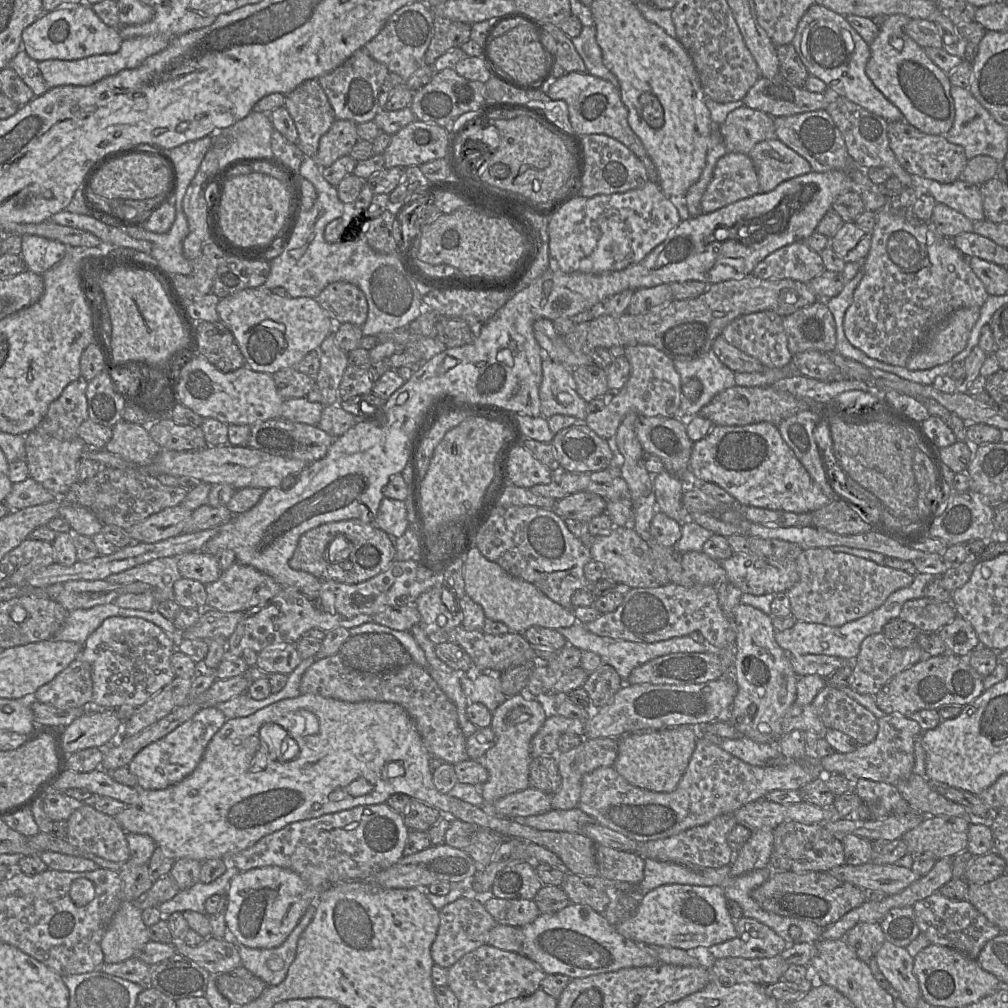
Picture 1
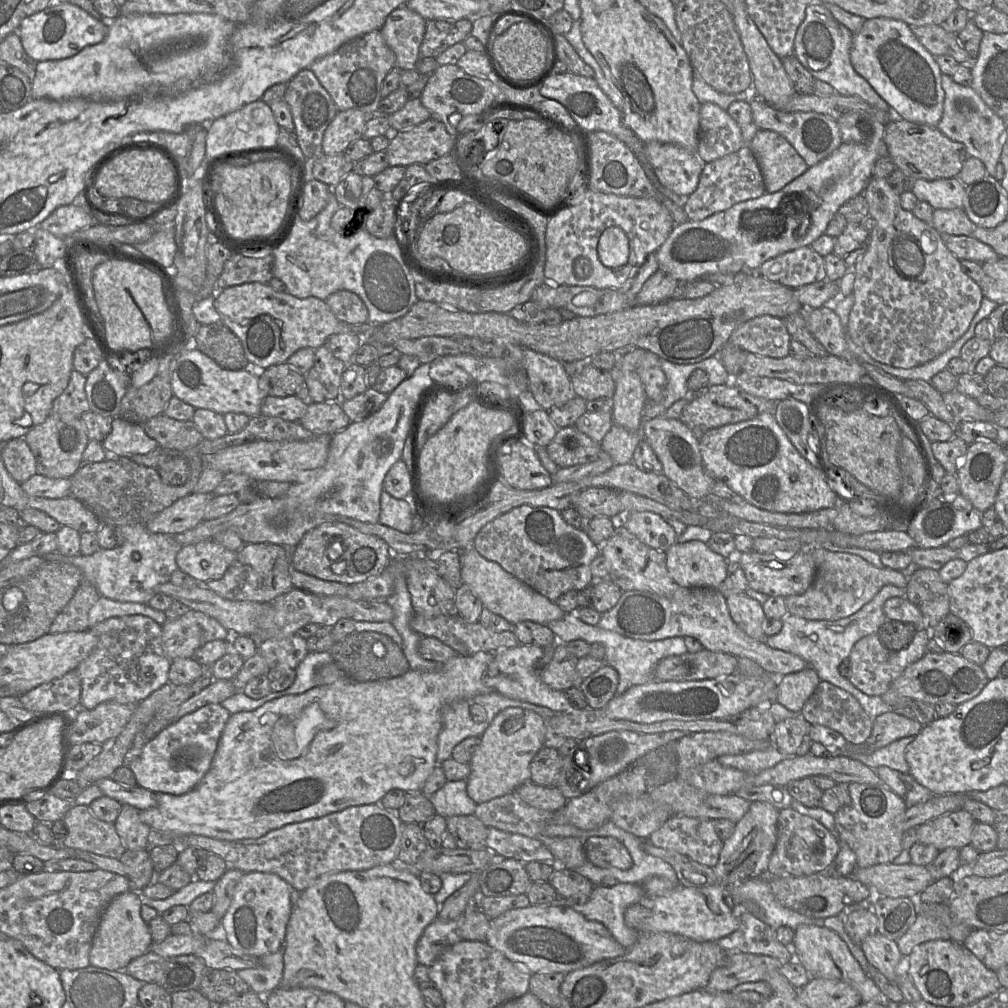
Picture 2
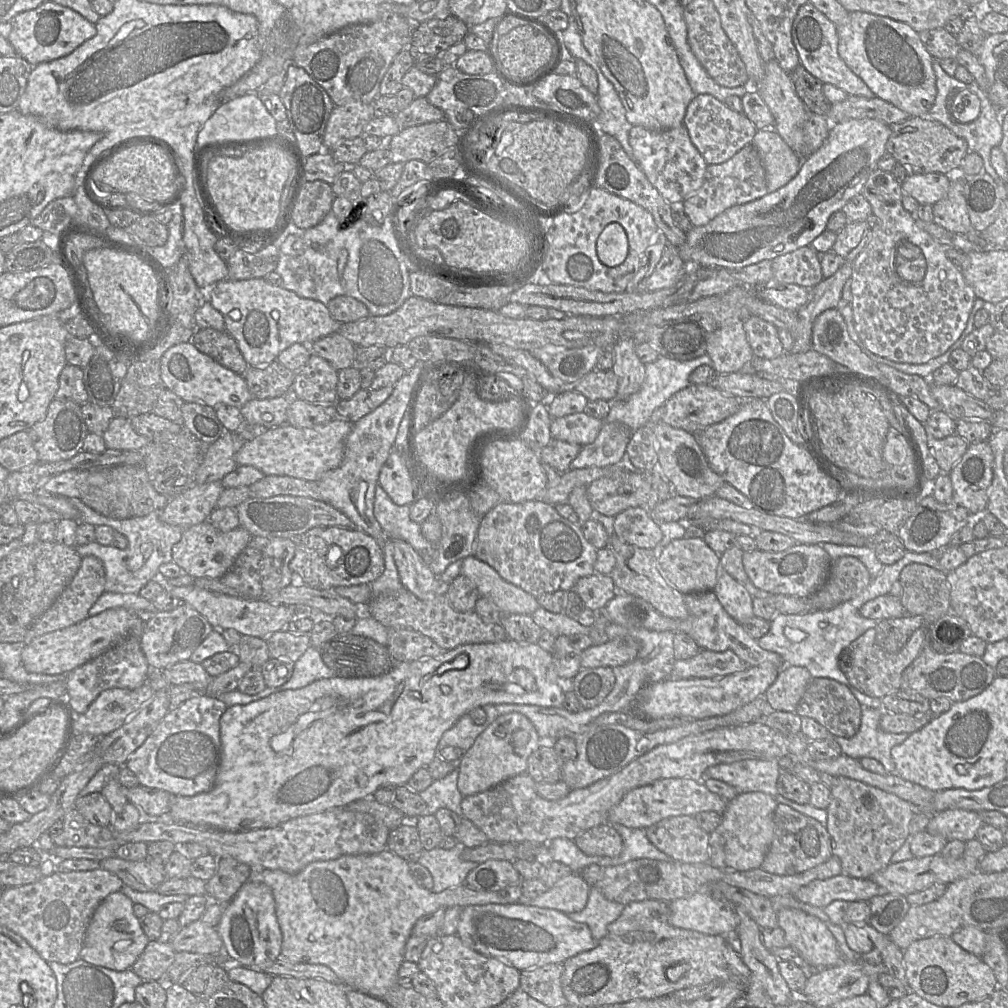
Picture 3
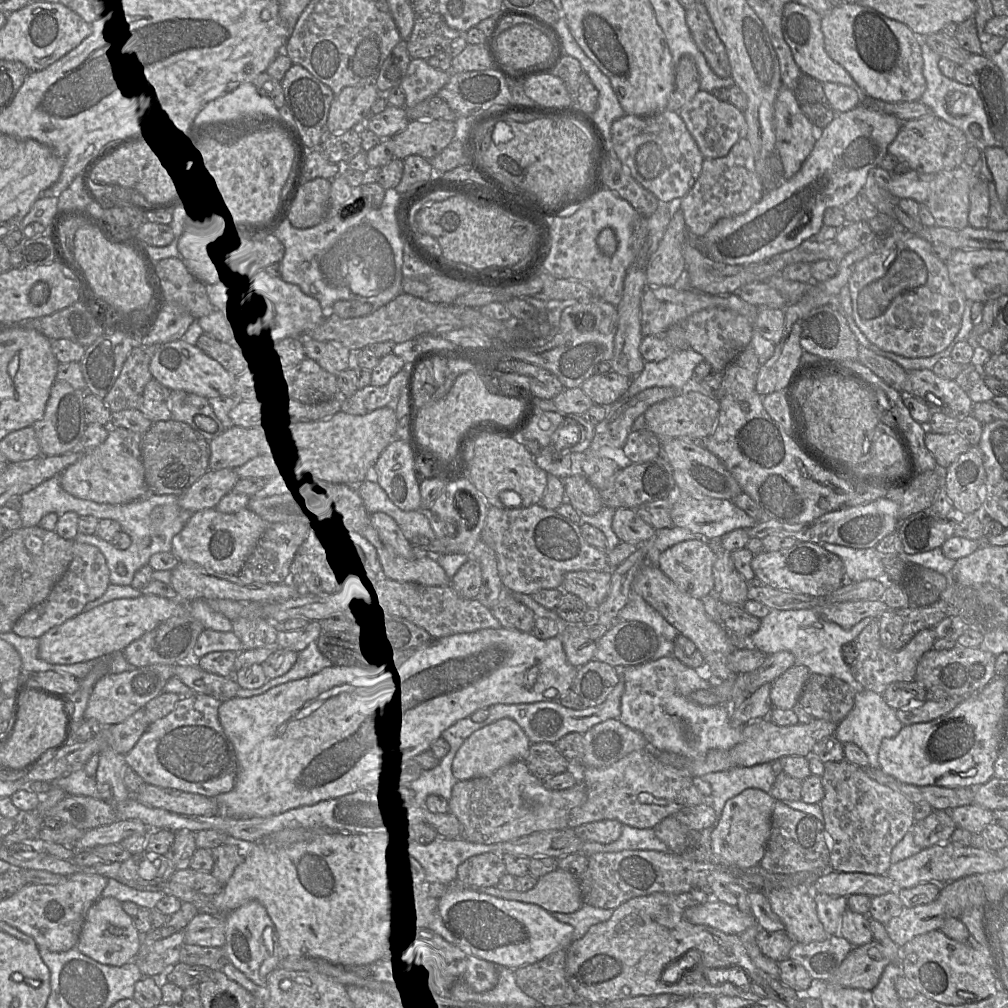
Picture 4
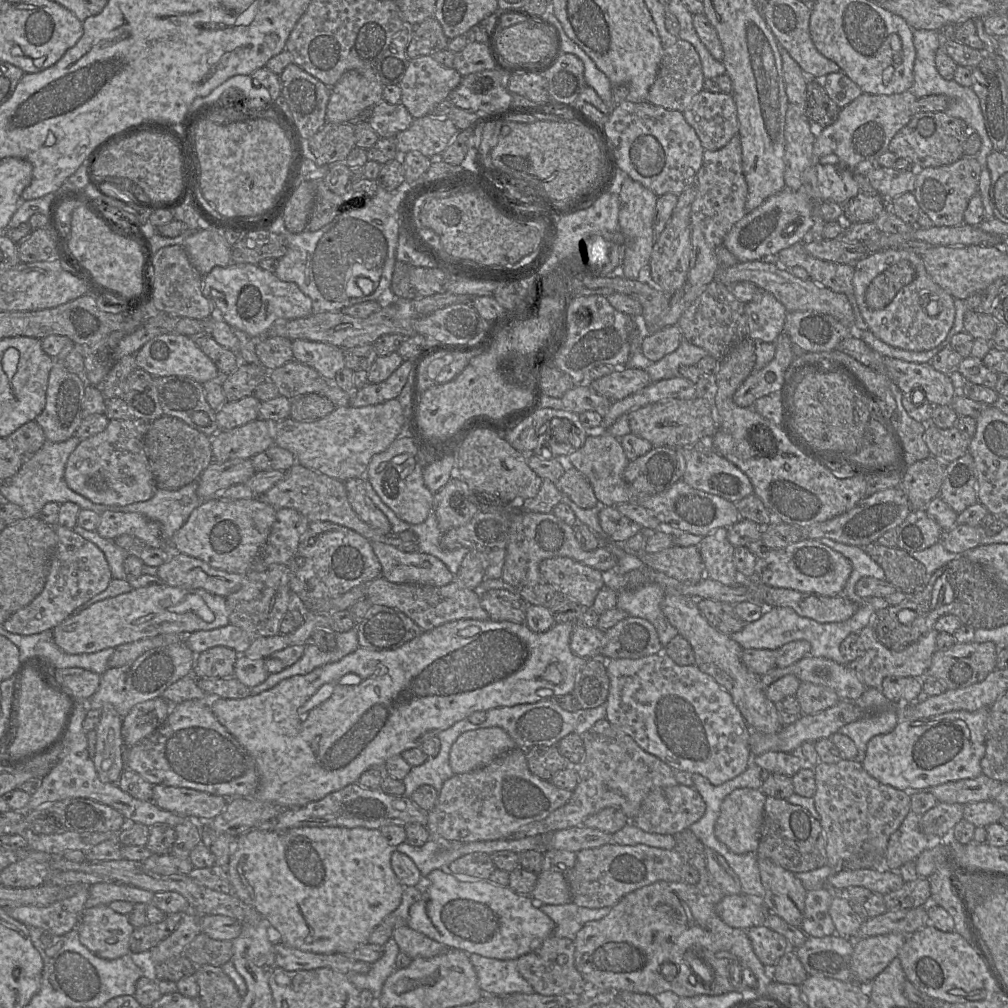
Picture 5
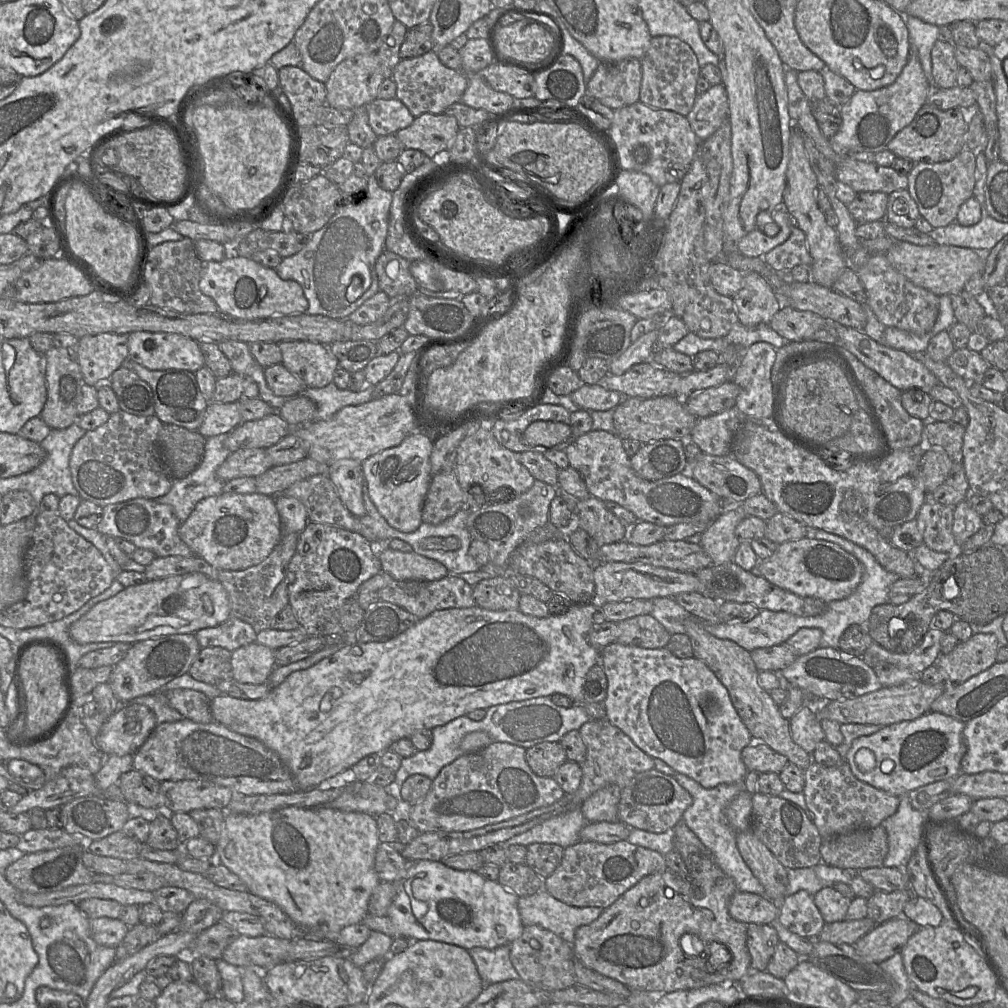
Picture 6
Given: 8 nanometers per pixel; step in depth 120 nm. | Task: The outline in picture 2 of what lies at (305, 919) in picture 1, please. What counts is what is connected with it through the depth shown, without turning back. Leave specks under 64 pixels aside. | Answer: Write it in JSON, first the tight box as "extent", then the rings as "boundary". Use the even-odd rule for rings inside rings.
{"extent":[237,947,284,996],"boundary":[[[283,947],[276,953],[259,958],[260,964],[256,968],[237,971],[238,975],[249,985],[250,989],[261,996],[266,996],[281,985],[284,971]]]}

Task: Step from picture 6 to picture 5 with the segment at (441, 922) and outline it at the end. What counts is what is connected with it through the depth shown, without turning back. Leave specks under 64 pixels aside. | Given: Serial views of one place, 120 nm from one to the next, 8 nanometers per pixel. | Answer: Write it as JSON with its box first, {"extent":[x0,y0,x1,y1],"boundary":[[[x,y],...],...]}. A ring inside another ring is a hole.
{"extent":[406,869,555,960],"boundary":[[[435,869],[423,878],[420,898],[410,906],[406,925],[448,948],[499,960],[516,960],[551,936],[555,928],[553,920],[529,895],[518,894],[508,886],[487,880],[459,878],[443,869]]]}

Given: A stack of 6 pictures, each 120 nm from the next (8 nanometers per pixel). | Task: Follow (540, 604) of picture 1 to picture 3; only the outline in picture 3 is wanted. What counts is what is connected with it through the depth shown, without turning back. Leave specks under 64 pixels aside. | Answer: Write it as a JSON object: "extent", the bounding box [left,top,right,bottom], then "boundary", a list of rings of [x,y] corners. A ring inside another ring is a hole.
{"extent":[460,555,540,616],"boundary":[[[474,555],[462,559],[460,574],[474,583],[480,597],[491,600],[503,614],[532,616],[540,606],[537,598],[505,581],[496,570]]]}

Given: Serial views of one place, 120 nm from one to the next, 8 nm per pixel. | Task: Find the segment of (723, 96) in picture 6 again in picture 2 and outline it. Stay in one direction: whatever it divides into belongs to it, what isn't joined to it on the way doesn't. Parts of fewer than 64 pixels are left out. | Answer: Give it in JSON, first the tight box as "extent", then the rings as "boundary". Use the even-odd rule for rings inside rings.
{"extent":[697,102,745,163],"boundary":[[[706,102],[699,111],[699,142],[697,155],[710,163],[745,146],[741,130],[727,111]]]}

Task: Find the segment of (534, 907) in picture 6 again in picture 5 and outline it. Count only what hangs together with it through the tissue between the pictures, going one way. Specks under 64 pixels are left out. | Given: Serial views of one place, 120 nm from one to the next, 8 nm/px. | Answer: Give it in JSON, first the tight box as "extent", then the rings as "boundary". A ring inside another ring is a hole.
{"extent":[539,901,611,941],"boundary":[[[572,901],[561,905],[539,904],[539,908],[555,923],[552,935],[572,941],[586,923],[602,919],[611,910],[611,907],[595,909],[582,907]]]}

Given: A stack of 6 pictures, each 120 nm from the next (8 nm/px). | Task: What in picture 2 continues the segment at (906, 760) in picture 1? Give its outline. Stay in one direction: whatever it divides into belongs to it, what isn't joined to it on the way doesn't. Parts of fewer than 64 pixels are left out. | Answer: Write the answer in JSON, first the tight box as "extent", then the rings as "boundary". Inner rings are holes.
{"extent":[852,711,923,753],"boundary":[[[893,711],[877,716],[873,720],[872,733],[861,746],[852,746],[854,752],[872,753],[890,743],[908,736],[916,736],[923,725]]]}

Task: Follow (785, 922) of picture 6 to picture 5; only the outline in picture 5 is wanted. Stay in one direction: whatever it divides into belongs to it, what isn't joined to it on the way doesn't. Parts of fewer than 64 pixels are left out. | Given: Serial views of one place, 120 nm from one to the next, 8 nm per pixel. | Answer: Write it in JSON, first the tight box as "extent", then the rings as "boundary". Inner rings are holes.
{"extent":[801,888,838,937],"boundary":[[[822,888],[807,891],[801,929],[809,937],[833,935],[836,929],[829,914],[829,907],[838,890]]]}

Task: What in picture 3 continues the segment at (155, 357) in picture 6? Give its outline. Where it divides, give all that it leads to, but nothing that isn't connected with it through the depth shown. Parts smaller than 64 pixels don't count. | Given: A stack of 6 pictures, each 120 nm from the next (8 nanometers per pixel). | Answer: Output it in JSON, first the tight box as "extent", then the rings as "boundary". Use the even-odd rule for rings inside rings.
{"extent":[161,342,252,408],"boundary":[[[184,342],[170,347],[162,356],[161,379],[169,389],[184,402],[201,403],[211,407],[225,404],[242,408],[252,398],[245,379],[230,369],[220,365],[210,356],[200,352],[192,342]]]}

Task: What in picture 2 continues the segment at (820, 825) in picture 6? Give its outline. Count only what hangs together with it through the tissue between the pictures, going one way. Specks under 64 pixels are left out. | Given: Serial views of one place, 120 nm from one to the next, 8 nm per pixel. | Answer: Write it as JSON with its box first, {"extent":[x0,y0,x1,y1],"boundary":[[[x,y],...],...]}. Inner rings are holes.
{"extent":[835,783,907,868],"boundary":[[[849,783],[849,805],[842,806],[835,814],[835,834],[856,854],[857,868],[892,863],[903,850],[903,831],[895,826],[895,820],[907,808],[904,800],[881,784]]]}

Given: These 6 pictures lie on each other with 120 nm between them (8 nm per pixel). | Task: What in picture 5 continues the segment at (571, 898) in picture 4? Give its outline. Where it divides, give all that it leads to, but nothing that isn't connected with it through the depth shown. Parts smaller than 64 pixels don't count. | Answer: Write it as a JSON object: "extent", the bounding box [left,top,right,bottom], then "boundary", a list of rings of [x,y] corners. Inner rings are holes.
{"extent":[529,871,571,905],"boundary":[[[541,871],[529,896],[537,904],[561,905],[571,901],[571,894],[563,873]]]}

